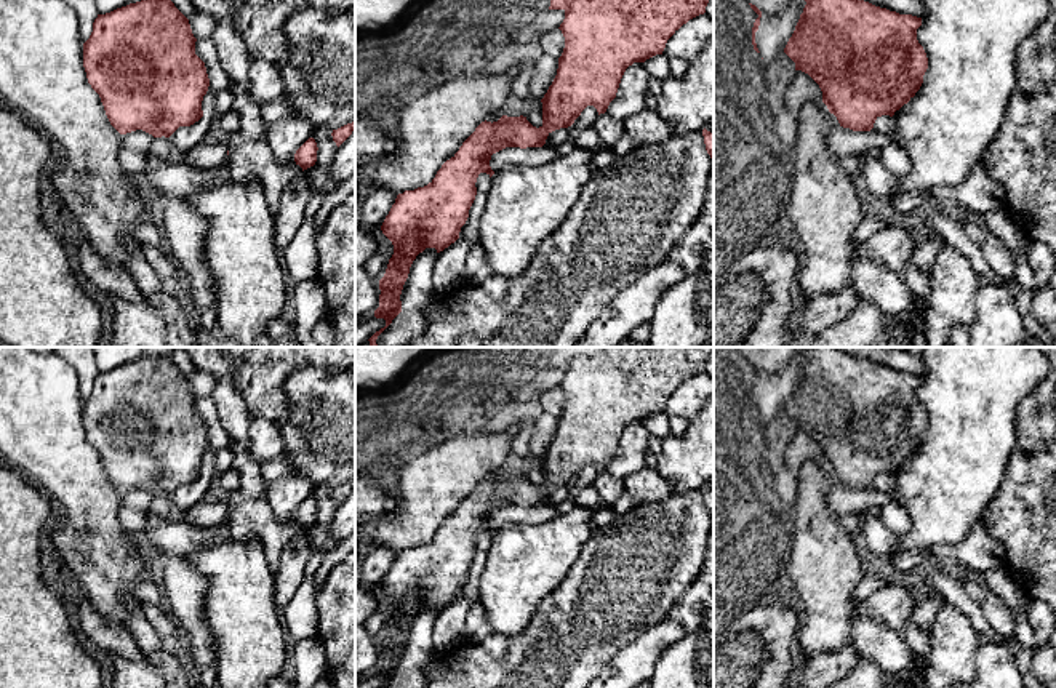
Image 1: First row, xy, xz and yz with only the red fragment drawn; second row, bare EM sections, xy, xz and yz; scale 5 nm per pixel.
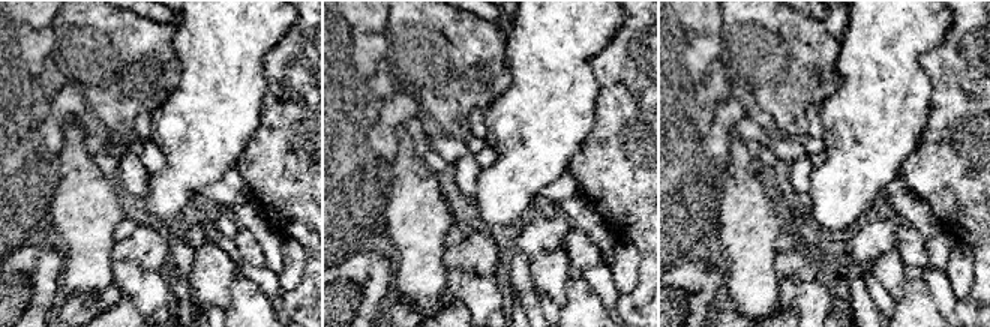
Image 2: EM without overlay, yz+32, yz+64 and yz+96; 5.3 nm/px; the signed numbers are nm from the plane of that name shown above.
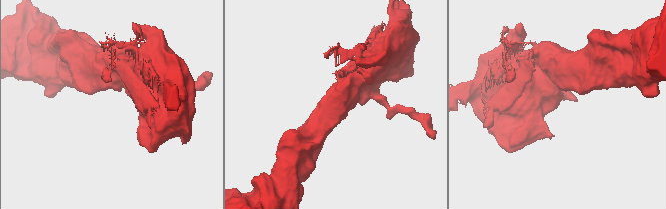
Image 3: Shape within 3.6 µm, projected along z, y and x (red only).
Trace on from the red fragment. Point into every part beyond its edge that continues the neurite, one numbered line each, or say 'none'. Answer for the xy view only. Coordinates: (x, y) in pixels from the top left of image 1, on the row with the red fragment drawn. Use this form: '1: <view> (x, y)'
none

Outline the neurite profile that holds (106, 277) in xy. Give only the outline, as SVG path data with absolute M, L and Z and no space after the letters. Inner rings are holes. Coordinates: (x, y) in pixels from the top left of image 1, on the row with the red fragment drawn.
M83 234L78 238L77 250L83 274L98 290L126 301L147 302L131 274L123 267L112 266L99 256Z

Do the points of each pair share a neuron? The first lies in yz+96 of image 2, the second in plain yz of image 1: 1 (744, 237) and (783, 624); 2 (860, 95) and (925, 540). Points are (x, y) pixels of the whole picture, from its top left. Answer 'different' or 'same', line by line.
1: different
2: same

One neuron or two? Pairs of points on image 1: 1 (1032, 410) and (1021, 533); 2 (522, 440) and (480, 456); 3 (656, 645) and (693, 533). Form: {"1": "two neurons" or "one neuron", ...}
{"1": "one neuron", "2": "two neurons", "3": "two neurons"}

